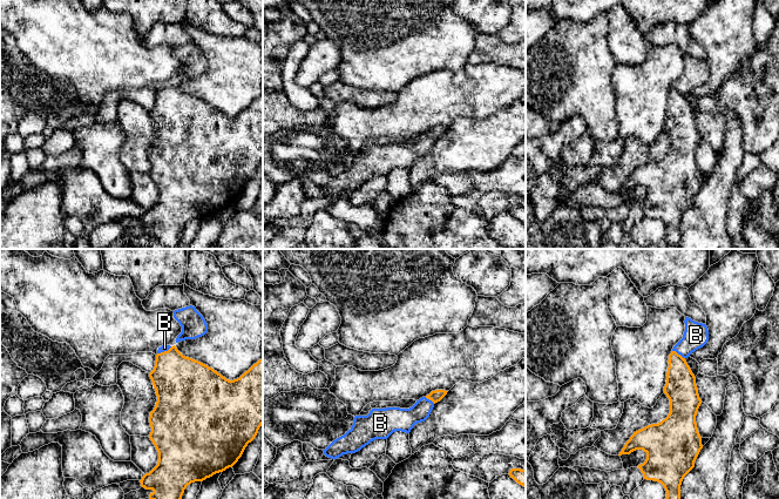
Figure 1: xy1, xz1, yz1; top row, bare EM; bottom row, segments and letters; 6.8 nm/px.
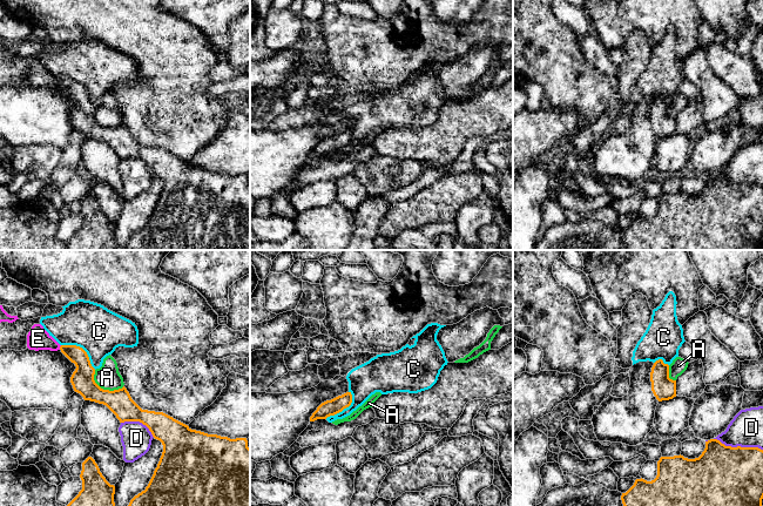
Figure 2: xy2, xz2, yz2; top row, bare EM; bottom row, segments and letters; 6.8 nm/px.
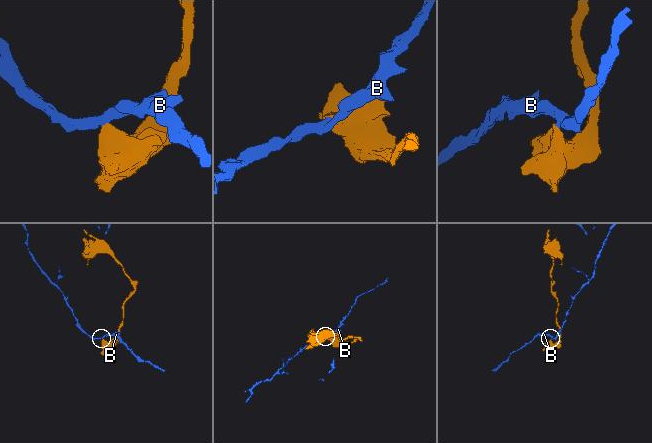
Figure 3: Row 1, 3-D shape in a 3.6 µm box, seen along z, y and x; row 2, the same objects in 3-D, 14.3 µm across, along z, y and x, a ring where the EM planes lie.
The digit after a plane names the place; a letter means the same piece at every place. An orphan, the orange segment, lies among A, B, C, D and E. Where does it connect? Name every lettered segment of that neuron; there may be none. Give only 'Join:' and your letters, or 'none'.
Join: E

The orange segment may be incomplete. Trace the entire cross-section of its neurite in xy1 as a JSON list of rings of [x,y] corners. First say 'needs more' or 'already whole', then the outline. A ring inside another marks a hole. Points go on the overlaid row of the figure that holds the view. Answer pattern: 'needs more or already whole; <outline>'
needs more; [[[174,345],[156,355],[154,370],[149,373],[157,402],[150,412],[150,440],[158,452],[157,465],[145,473],[141,488],[124,494],[124,499],[182,499],[184,490],[195,481],[203,481],[232,467],[242,457],[263,425],[263,358],[239,378],[229,380],[212,367],[183,356]]]

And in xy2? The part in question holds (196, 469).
needs more; [[[41,324],[32,326],[27,348],[60,350],[76,366],[70,377],[75,392],[85,400],[106,405],[120,423],[142,423],[162,443],[163,452],[148,486],[128,506],[250,506],[250,448],[247,438],[230,439],[191,430],[163,412],[142,410],[124,386],[114,391],[101,389],[94,380],[95,369],[87,352],[76,345],[60,345]]]

